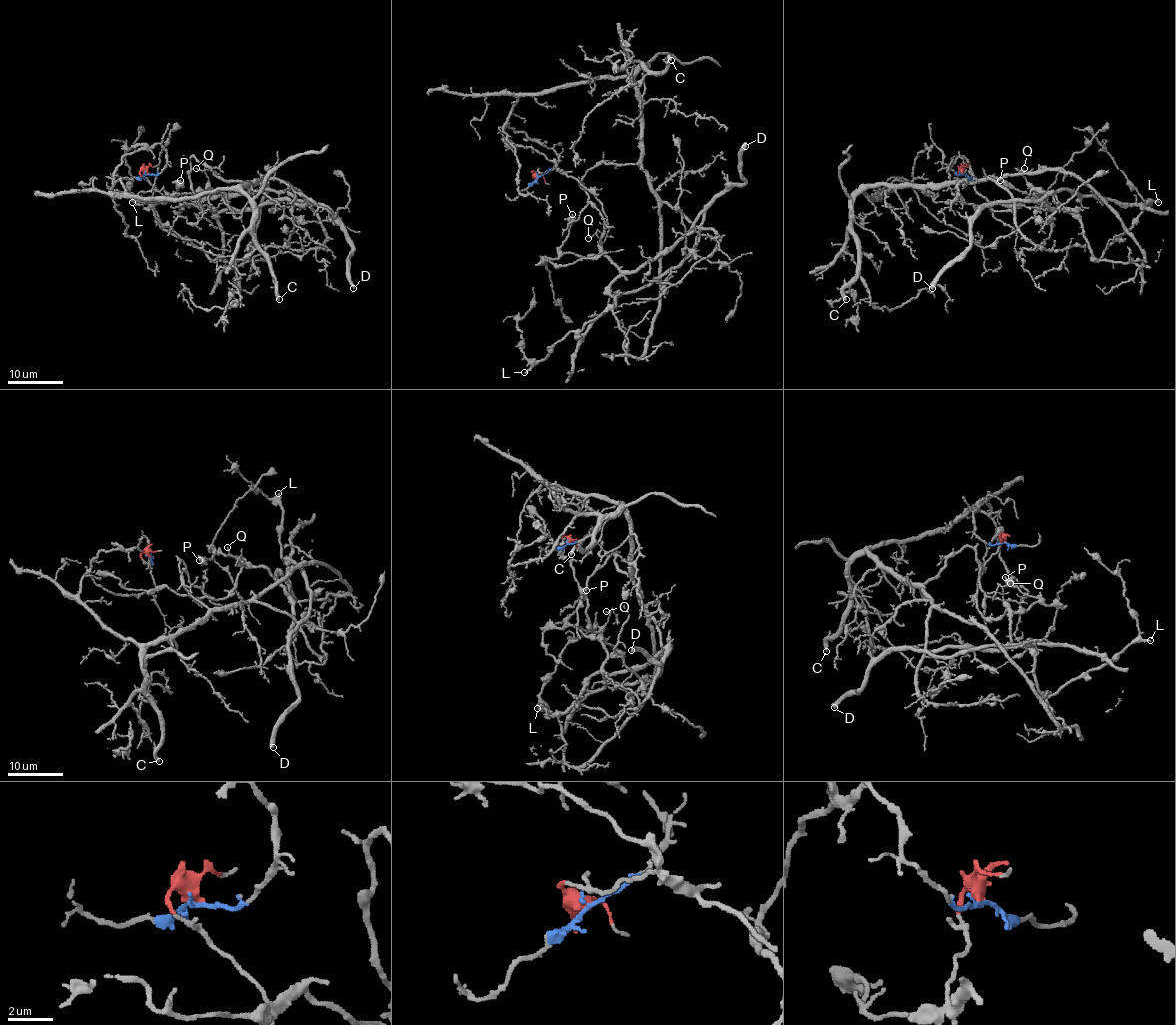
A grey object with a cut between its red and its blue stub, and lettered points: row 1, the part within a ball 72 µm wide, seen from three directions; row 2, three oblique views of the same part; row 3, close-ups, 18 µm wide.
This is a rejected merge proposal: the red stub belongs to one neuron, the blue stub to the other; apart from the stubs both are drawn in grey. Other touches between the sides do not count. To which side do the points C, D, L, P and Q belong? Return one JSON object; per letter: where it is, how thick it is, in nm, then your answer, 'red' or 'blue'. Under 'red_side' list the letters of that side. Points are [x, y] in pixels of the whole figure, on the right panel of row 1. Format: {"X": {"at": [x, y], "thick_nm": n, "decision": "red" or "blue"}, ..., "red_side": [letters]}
{"C": {"at": [846, 299], "thick_nm": 400, "decision": "blue"}, "D": {"at": [932, 288], "thick_nm": 500, "decision": "red"}, "L": {"at": [1158, 202], "thick_nm": 260, "decision": "red"}, "P": {"at": [1000, 180], "thick_nm": 320, "decision": "red"}, "Q": {"at": [1024, 168], "thick_nm": 100, "decision": "red"}, "red_side": ["D", "L", "P", "Q"]}

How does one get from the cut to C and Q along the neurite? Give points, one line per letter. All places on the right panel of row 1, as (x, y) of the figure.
C: (962, 174), (934, 144), (910, 181), (855, 197), (846, 300)
Q: (962, 173), (958, 171), (955, 197), (994, 210), (1013, 210), (1029, 195), (1030, 187), (1020, 170), (1023, 167)

